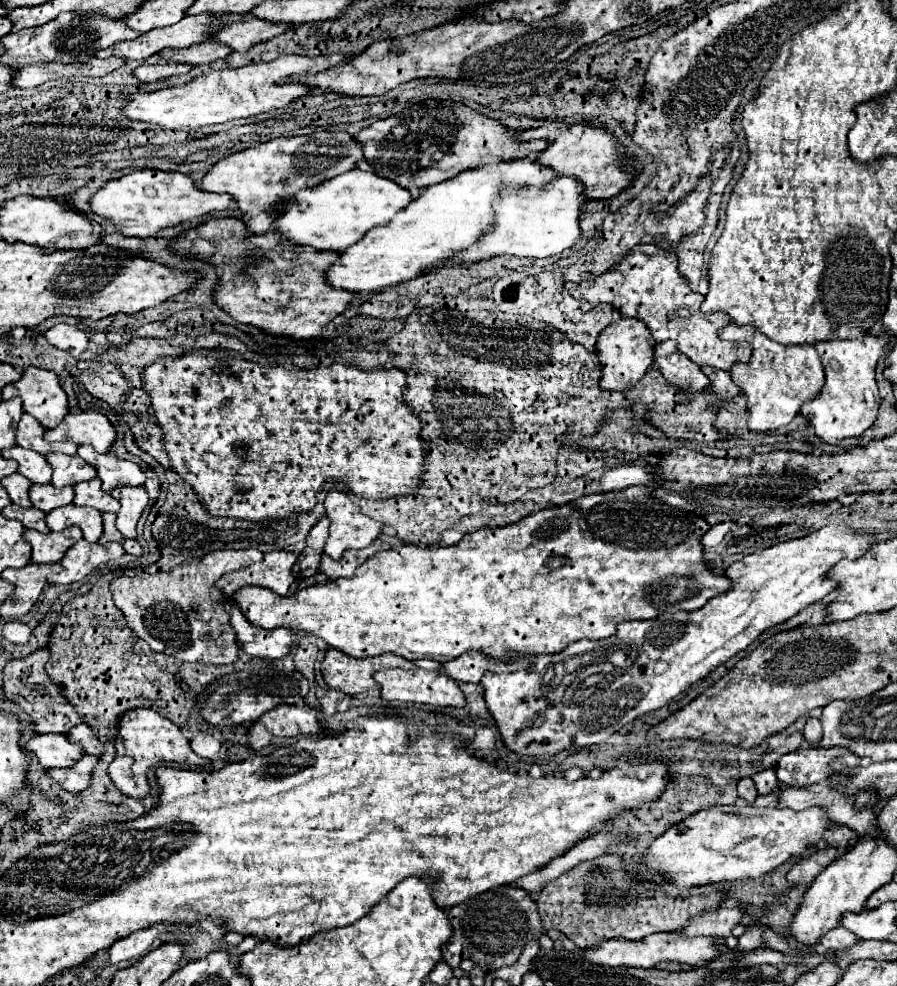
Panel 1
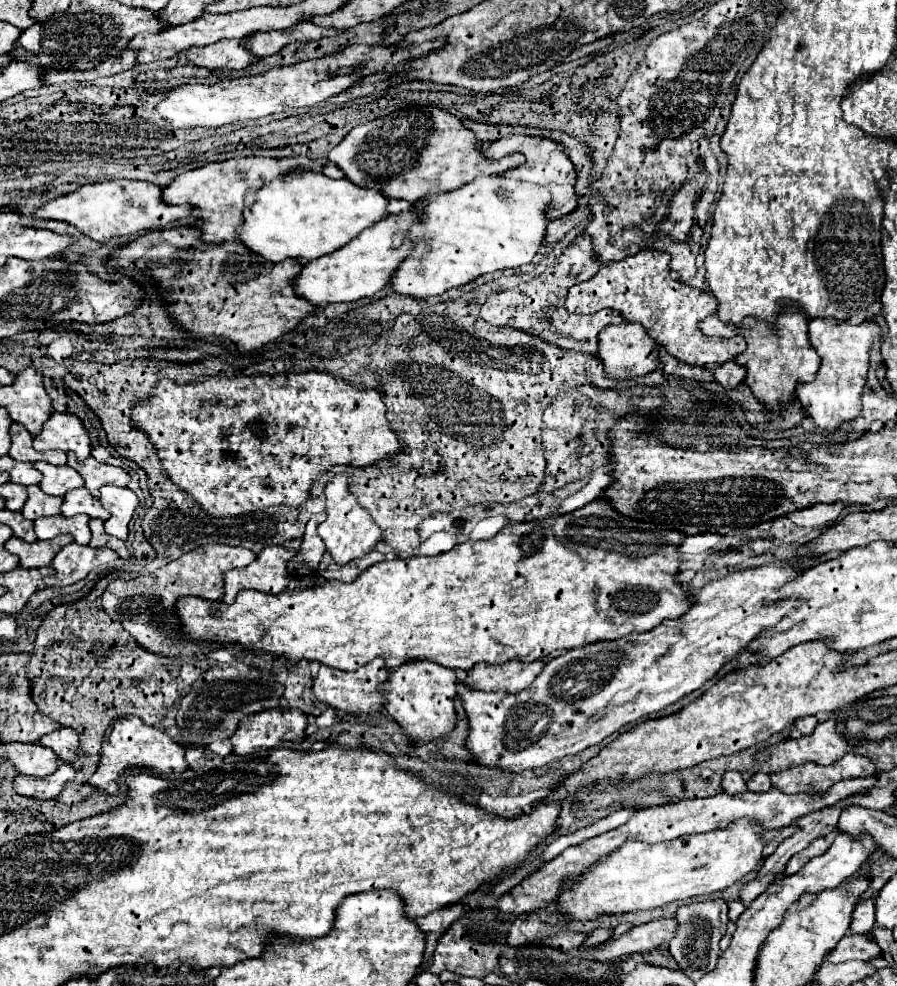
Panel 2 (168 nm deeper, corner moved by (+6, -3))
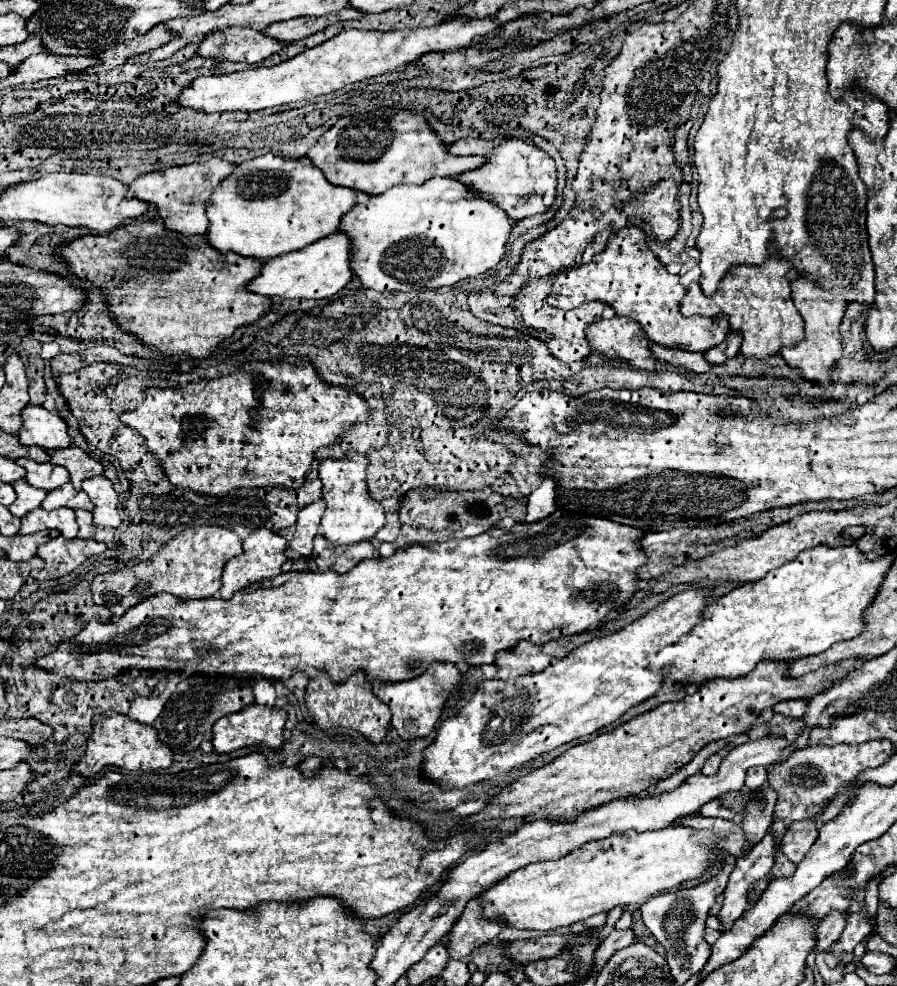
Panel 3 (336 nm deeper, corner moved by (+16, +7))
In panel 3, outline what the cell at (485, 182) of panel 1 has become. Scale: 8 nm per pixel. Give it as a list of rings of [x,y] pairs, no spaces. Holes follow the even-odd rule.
[[[334,232],[326,238],[320,238],[304,250],[288,252],[284,256],[272,258],[262,264],[260,276],[256,276],[248,290],[262,296],[278,296],[278,298],[330,298],[340,292],[346,284],[352,282],[354,274],[350,268],[350,246],[352,240],[344,232]]]

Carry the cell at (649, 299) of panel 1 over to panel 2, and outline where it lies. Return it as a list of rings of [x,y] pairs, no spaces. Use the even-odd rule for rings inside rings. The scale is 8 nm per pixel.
[[[642,250],[630,258],[614,264],[606,264],[588,282],[576,284],[568,290],[566,308],[576,314],[594,314],[602,308],[618,310],[628,322],[640,322],[646,332],[666,348],[678,360],[690,366],[724,364],[734,360],[746,350],[742,336],[734,338],[710,338],[698,328],[698,322],[710,314],[716,314],[716,300],[692,286],[676,282],[670,278],[670,254],[658,250]]]

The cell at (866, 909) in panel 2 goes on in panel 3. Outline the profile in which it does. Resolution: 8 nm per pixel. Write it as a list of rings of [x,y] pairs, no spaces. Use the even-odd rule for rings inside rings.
[[[828,914],[828,918],[824,918],[824,922],[818,924],[816,950],[828,950],[828,946],[840,938],[842,930],[846,928],[846,922],[848,914]]]

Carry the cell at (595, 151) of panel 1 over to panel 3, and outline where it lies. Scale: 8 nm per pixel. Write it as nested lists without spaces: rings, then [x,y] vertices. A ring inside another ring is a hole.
[[[462,138],[450,146],[452,154],[482,154],[488,162],[472,172],[460,176],[464,184],[480,192],[486,200],[502,206],[514,220],[524,220],[546,212],[556,200],[556,164],[554,160],[530,140],[522,138]]]

